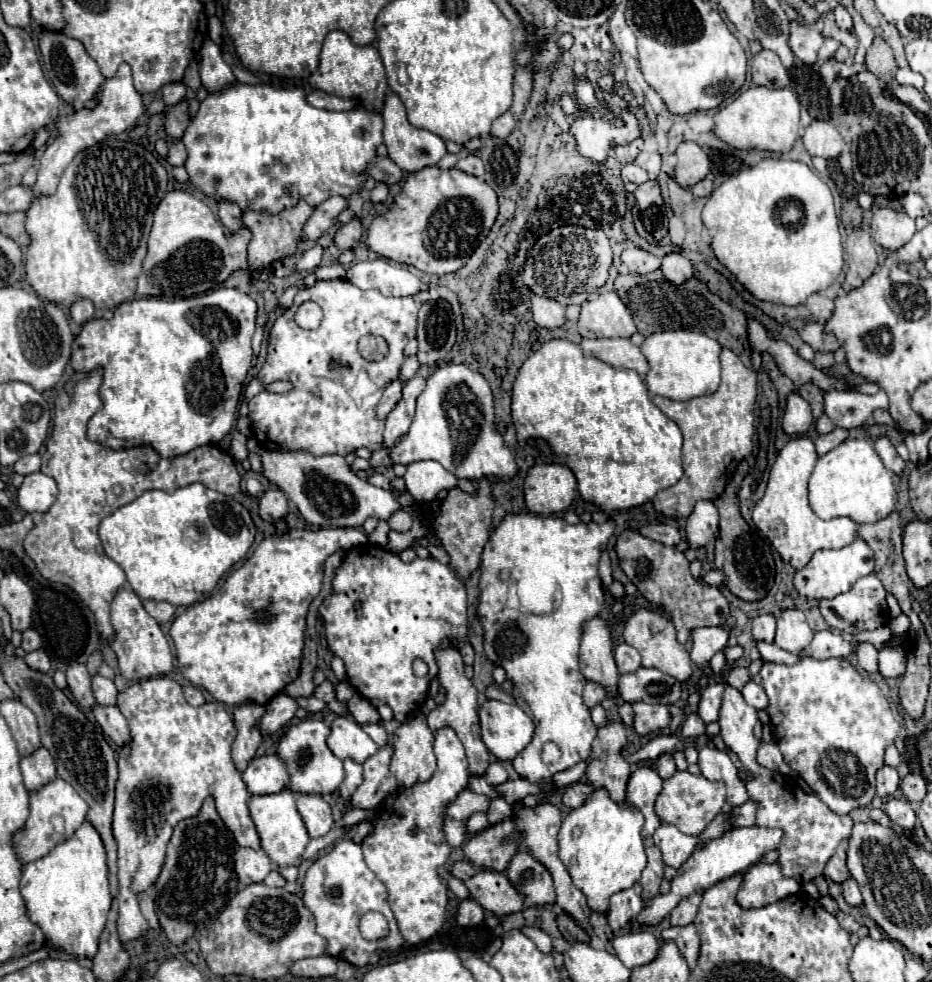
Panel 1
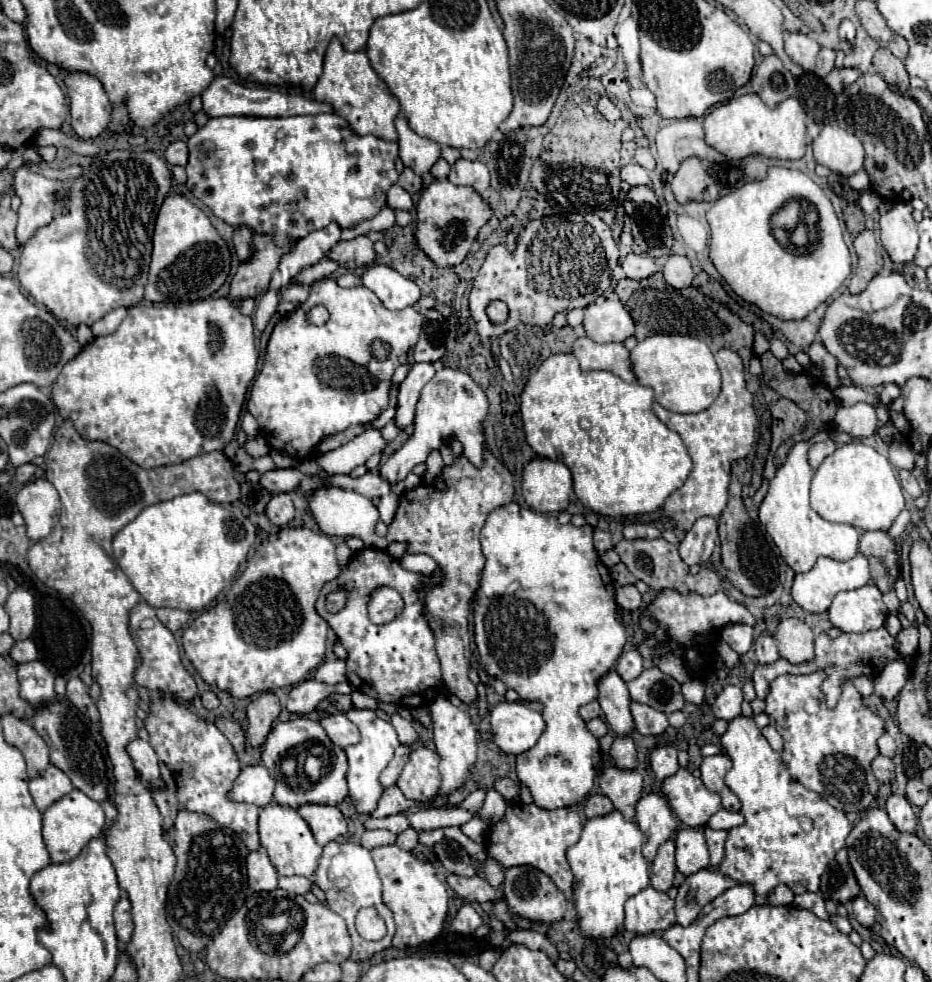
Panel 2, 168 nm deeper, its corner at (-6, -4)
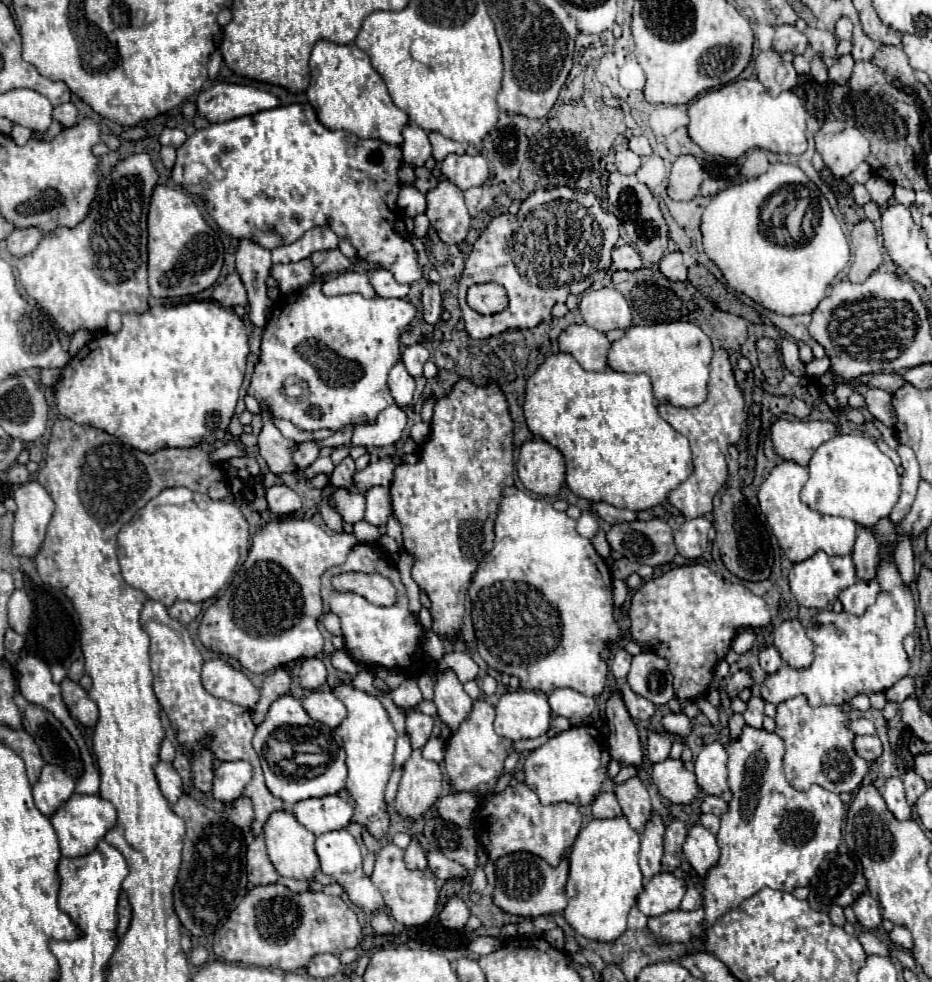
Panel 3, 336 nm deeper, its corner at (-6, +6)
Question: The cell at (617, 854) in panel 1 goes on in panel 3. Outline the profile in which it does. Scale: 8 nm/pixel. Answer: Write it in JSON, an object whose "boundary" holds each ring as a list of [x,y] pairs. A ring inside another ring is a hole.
{"boundary":[[[626,817],[594,819],[578,833],[568,857],[568,907],[564,909],[564,919],[578,935],[596,941],[614,941],[626,931],[628,911],[636,905],[636,897],[642,891],[638,853],[640,835],[630,829]]]}

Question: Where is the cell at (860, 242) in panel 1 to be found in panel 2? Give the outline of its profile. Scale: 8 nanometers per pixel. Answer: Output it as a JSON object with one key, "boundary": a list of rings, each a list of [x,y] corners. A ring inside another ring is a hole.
{"boundary":[[[872,231],[858,233],[854,239],[854,249],[858,255],[858,265],[848,289],[850,293],[860,293],[866,289],[870,279],[882,271],[882,249]]]}

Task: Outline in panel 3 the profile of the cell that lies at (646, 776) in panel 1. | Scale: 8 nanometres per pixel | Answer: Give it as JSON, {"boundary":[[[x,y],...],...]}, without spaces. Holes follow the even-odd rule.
{"boundary":[[[652,817],[642,833],[642,849],[640,849],[640,869],[644,881],[650,881],[654,875],[662,871],[662,839],[664,839],[664,821],[660,817]]]}

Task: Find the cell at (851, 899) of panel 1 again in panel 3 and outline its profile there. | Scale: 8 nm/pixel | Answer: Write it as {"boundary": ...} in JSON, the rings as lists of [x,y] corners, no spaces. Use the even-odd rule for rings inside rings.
{"boundary":[[[864,893],[854,905],[852,905],[856,917],[858,917],[858,923],[864,927],[864,929],[874,929],[882,923],[882,915],[880,915],[880,907],[878,907],[878,901],[872,899],[868,893]]]}

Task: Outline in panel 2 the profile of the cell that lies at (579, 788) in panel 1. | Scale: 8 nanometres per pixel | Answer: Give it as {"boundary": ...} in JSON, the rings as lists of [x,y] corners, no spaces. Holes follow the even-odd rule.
{"boundary":[[[594,793],[584,803],[584,813],[586,813],[588,819],[594,817],[594,815],[606,815],[606,811],[614,811],[614,805],[606,795]]]}

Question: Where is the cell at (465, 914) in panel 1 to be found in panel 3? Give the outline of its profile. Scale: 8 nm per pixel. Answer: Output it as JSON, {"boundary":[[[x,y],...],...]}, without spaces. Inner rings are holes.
{"boundary":[[[450,897],[438,915],[438,923],[446,929],[462,929],[470,917],[468,905],[460,897]]]}

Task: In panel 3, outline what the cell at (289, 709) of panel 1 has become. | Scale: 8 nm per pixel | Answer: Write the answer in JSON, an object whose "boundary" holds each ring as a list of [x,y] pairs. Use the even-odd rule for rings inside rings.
{"boundary":[[[318,657],[304,659],[300,665],[300,681],[304,689],[318,689],[326,681],[326,665]]]}

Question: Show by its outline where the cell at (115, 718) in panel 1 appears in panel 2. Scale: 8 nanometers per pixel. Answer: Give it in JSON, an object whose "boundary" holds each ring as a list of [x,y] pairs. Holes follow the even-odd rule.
{"boundary":[[[130,741],[126,745],[126,753],[130,755],[134,769],[142,775],[142,779],[152,787],[158,789],[162,787],[162,779],[160,779],[160,771],[158,771],[158,757],[154,753],[154,749],[148,745],[148,741]]]}

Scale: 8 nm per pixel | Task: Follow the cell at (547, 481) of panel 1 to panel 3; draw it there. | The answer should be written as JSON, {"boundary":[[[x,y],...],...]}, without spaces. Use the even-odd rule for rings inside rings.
{"boundary":[[[532,439],[520,447],[516,471],[526,489],[538,495],[554,497],[564,483],[566,465],[556,447],[544,439]]]}

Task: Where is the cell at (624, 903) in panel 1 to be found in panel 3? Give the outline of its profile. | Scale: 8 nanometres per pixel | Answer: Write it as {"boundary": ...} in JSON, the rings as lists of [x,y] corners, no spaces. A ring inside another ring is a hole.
{"boundary":[[[660,873],[658,877],[644,885],[644,891],[638,895],[636,905],[644,915],[656,917],[680,909],[684,893],[686,893],[684,879],[678,879],[672,873]]]}

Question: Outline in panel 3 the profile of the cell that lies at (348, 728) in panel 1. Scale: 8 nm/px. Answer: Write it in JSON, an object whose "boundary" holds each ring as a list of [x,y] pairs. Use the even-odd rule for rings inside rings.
{"boundary":[[[318,689],[318,691],[312,691],[310,695],[306,695],[302,699],[302,707],[314,721],[320,721],[332,729],[338,727],[342,723],[342,719],[346,717],[346,707],[342,705],[342,701],[338,701],[326,689]]]}

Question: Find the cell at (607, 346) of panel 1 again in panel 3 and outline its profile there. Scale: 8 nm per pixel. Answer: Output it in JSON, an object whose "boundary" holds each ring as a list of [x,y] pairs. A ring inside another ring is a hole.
{"boundary":[[[570,325],[558,335],[560,351],[570,353],[586,371],[606,371],[606,353],[610,349],[610,341],[604,333],[582,325]]]}

